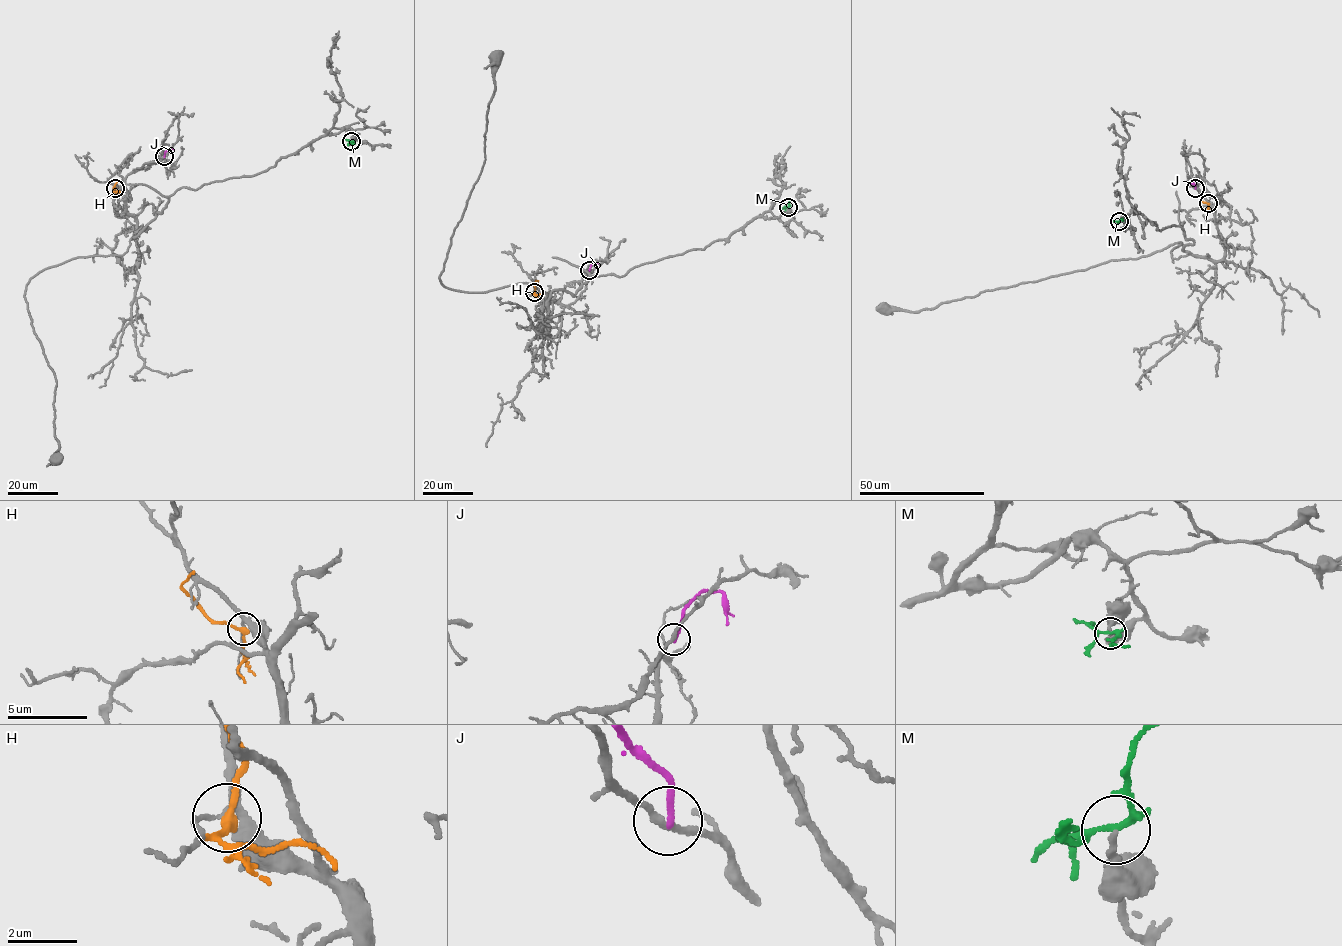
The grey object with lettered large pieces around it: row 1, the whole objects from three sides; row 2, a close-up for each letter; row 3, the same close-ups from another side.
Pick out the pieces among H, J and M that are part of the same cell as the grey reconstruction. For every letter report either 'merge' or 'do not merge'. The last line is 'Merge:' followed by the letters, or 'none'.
H: do not merge
J: do not merge
M: do not merge
Merge: none

